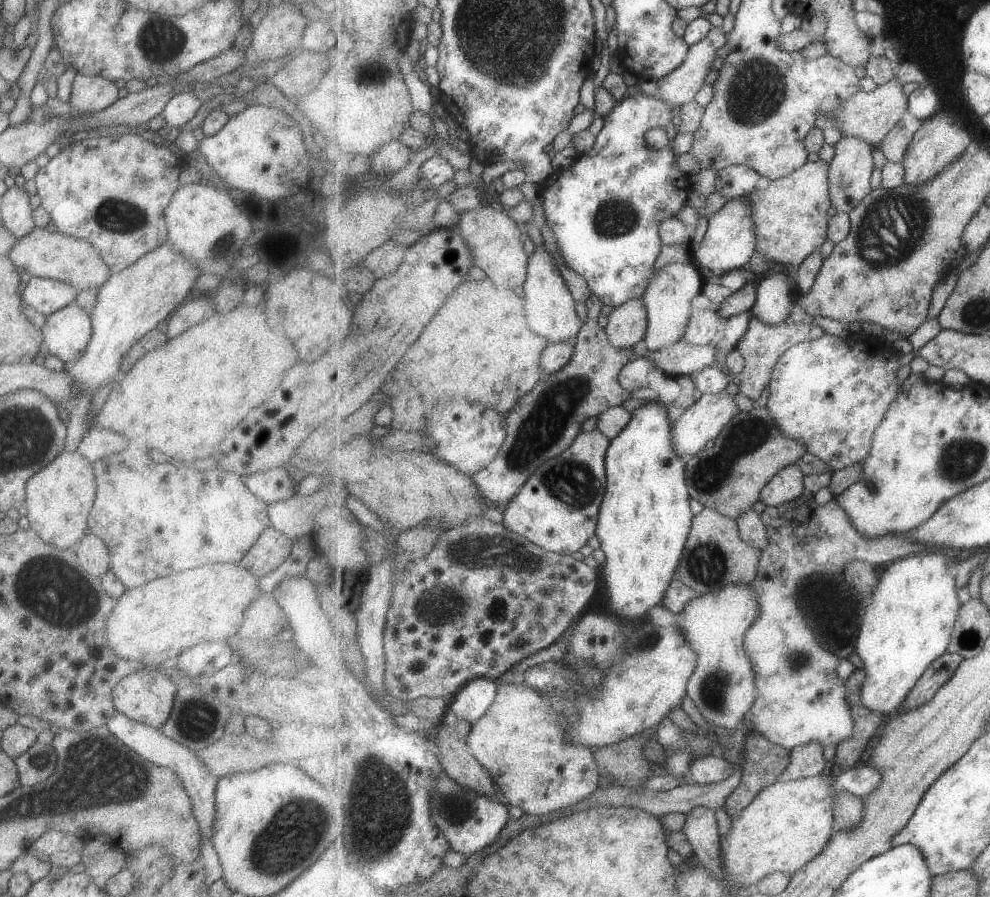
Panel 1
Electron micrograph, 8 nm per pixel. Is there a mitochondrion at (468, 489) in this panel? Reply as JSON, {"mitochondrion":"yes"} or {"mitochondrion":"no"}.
{"mitochondrion":"no"}

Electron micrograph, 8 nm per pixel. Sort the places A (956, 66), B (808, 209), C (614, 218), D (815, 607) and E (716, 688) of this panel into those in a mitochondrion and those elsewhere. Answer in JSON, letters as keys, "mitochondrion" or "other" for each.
{"A":"mitochondrion","B":"other","C":"mitochondrion","D":"mitochondrion","E":"mitochondrion"}

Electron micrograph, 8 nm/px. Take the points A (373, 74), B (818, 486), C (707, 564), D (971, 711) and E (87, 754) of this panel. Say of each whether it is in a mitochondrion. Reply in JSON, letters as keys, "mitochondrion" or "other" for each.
{"A":"mitochondrion","B":"other","C":"mitochondrion","D":"other","E":"mitochondrion"}

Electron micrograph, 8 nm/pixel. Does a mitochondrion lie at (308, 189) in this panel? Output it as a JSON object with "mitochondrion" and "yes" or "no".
{"mitochondrion":"no"}

